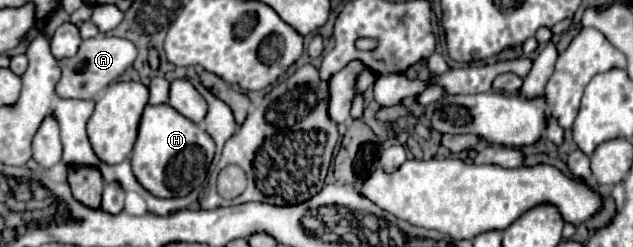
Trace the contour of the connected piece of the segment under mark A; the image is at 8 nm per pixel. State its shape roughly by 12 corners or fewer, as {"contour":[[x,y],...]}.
{"contour":[[95,37],[61,59],[55,93],[95,99],[133,65],[127,39]]}

